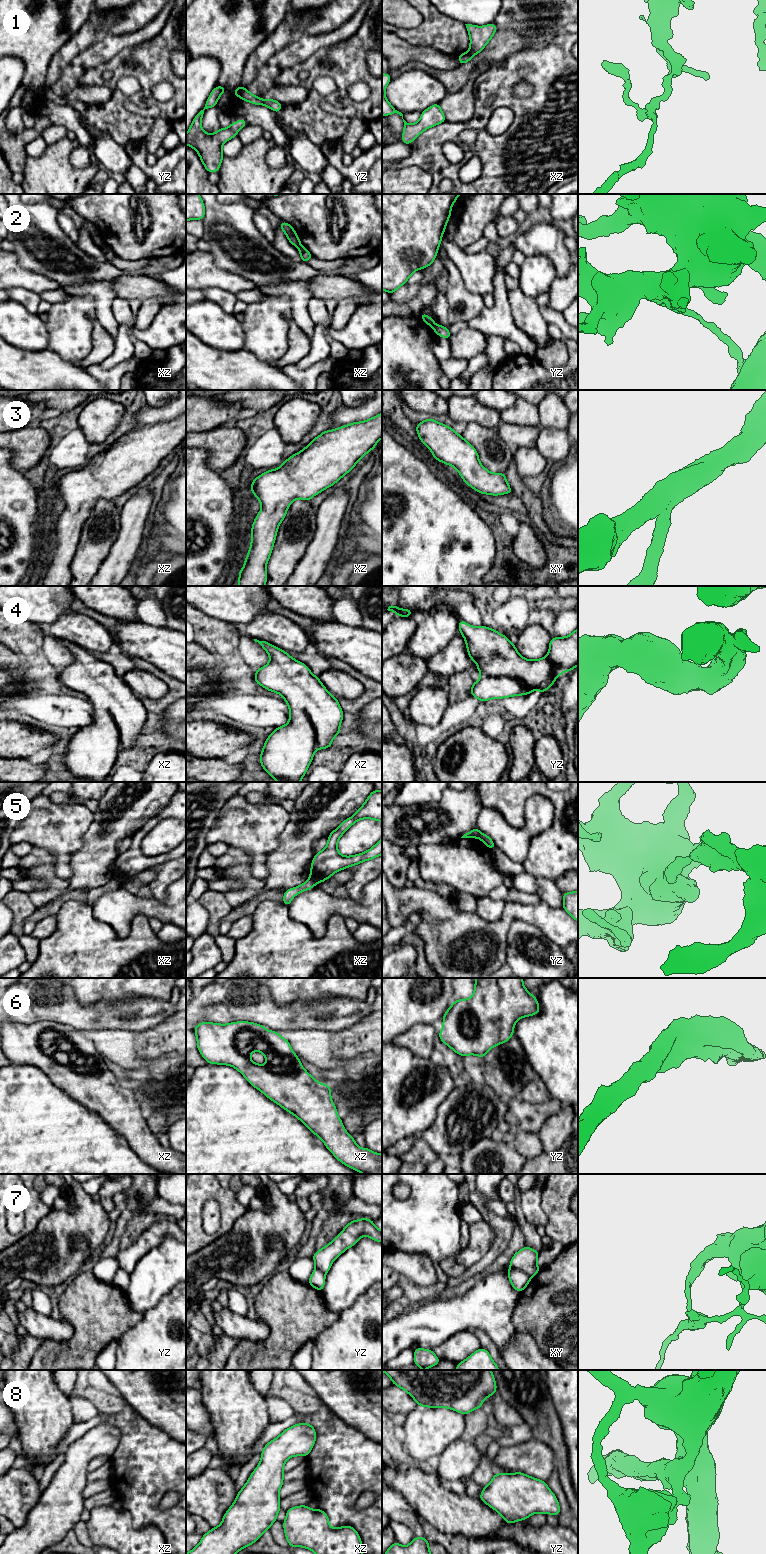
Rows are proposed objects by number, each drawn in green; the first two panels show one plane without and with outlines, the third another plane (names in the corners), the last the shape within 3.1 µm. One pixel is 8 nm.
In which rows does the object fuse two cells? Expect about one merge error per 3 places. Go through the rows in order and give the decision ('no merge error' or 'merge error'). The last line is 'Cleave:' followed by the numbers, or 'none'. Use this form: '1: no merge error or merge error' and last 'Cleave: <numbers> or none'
1: merge error
2: merge error
3: no merge error
4: no merge error
5: merge error
6: no merge error
7: merge error
8: no merge error
Cleave: 1, 2, 5, 7

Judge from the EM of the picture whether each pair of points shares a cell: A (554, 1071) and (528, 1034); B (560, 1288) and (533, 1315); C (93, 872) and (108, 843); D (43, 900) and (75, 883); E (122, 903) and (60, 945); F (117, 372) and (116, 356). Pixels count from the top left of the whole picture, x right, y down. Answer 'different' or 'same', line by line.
A: same
B: same
C: same
D: different
E: different
F: different

